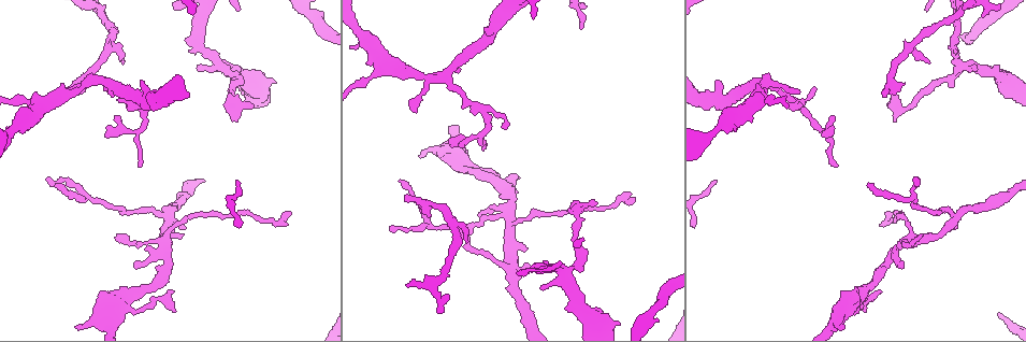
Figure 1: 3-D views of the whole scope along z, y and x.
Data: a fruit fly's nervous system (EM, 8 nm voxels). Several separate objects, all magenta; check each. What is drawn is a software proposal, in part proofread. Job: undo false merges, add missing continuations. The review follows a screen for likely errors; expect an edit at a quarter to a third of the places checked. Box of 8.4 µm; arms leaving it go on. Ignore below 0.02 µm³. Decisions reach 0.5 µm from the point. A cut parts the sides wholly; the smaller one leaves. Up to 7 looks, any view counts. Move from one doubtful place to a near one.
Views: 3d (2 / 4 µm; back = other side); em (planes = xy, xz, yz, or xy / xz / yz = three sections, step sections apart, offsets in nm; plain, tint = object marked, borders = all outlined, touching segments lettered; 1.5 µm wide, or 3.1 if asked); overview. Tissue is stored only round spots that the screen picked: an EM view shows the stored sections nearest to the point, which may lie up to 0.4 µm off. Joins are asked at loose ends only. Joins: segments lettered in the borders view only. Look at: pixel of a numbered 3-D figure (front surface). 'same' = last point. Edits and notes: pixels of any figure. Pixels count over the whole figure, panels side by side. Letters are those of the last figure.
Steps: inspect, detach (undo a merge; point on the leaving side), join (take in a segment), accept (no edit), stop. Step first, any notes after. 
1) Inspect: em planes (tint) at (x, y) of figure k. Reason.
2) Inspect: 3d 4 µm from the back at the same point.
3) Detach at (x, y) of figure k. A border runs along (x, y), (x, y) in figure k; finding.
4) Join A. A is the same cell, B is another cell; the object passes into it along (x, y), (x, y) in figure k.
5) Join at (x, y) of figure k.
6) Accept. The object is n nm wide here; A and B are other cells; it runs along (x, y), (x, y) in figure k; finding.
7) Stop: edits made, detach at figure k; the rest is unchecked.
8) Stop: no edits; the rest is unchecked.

Inspect: 3d 2 µm at (886, 105) of figure 1. Thin end.

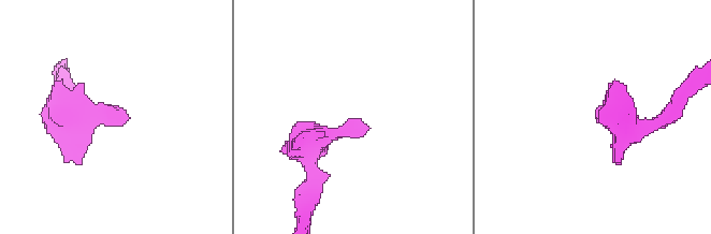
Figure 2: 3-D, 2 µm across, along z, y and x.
Inspect: em xy step 4 (borders) at (117, 115) of figure 2. Need the tissue.

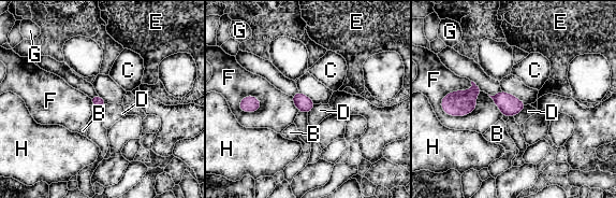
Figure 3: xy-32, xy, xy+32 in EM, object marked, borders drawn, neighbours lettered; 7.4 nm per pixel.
Inspect: em planes (borders) at the same point.

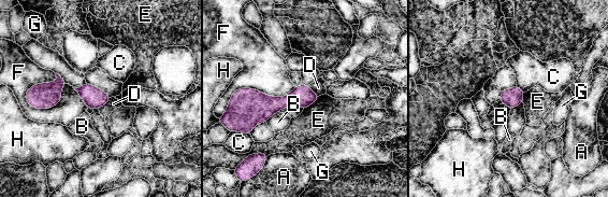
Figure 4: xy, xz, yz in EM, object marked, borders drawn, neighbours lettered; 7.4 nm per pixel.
Accept. The object is 140 nm wide here; A, B, C, D, E, F, G and H are other cells; a border runs along (112, 97), (99, 109) in figure 4; none of them fits.

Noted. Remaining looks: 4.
Inspect: em xz step 8 (borders) at (506, 127) of figure 1. Free end.

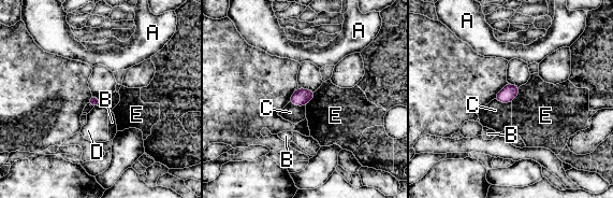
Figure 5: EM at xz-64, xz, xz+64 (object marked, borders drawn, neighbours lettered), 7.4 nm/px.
Accept. A, B, C, D and E are other cells; none of them fits.

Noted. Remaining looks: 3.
Inspect: em xy step 8 (borders) at (974, 70) of figure 1. An open end.

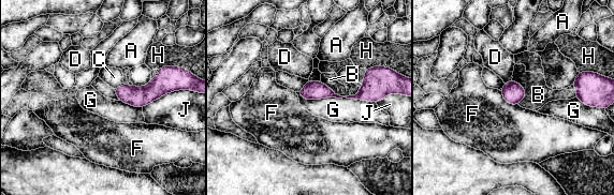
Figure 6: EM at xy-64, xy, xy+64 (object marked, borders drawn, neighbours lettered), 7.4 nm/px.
Accept. A, B, C, D, F, G, H and J are other cells; it runs along (303, 92), (329, 92), (337, 96), (374, 96) in figure 6; no lettered segment goes on from it.

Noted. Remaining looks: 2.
Stop: no edits; the rest is unchecked.

